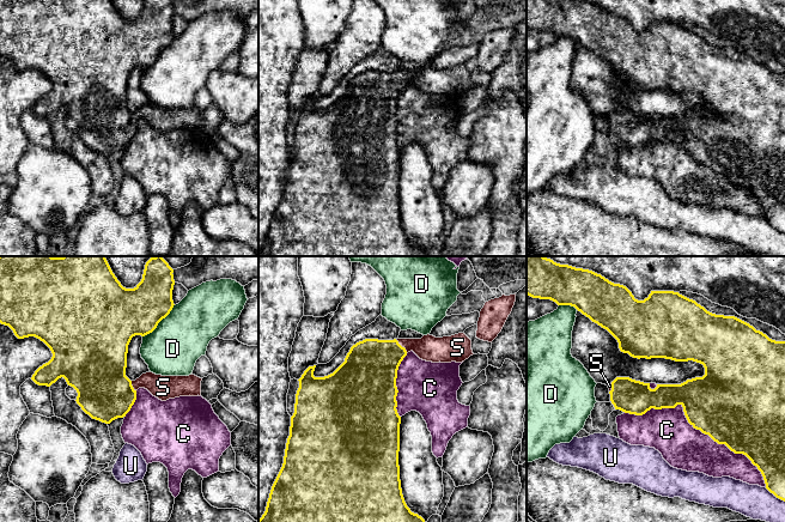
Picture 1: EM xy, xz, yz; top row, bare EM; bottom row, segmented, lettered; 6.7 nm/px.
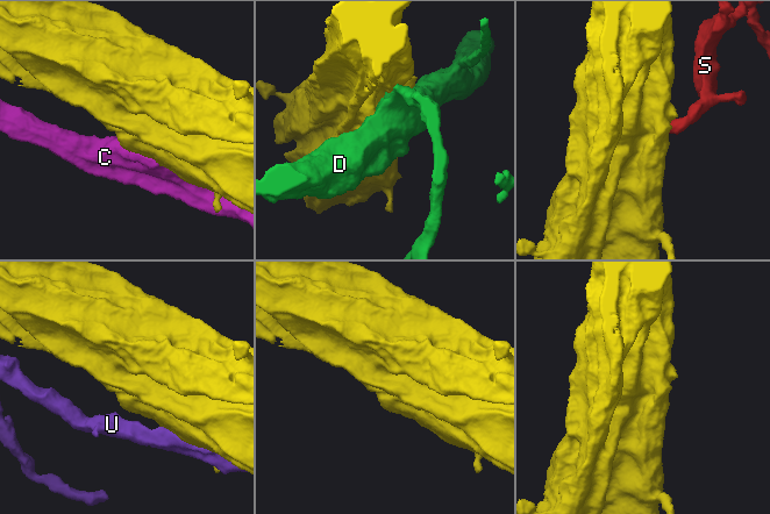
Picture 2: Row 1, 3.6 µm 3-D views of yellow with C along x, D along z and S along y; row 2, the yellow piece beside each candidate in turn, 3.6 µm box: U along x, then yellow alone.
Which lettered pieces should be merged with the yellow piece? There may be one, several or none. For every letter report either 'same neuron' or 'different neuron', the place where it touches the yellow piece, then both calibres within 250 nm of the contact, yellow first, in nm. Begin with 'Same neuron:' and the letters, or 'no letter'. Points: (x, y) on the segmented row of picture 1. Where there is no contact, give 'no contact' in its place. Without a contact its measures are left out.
Same neuron: S
C: different neuron; meets yellow in yz at (695, 428); 480 nm thick on the yellow side, 300 nm on the other
D: different neuron; meets yellow in xy at (159, 321); 340 nm thick on the yellow side, 360 nm on the other
S: same neuron; meets yellow in xz at (401, 346); 360 nm thick on the yellow side, 170 nm on the other
U: different neuron; meets yellow in yz at (774, 495); 200 nm thick on the yellow side, 220 nm on the other

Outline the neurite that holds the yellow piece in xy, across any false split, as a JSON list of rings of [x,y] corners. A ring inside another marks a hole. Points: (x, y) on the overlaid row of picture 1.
[[[0,256],[0,323],[8,326],[18,339],[35,336],[43,341],[50,348],[53,353],[51,359],[39,366],[31,377],[31,380],[36,384],[50,387],[59,378],[63,377],[67,384],[77,390],[78,396],[75,401],[81,407],[81,409],[92,419],[110,424],[117,418],[126,417],[126,414],[130,411],[132,406],[136,400],[136,390],[139,388],[147,389],[153,396],[158,397],[162,401],[179,396],[201,395],[202,378],[193,374],[189,376],[162,376],[150,371],[142,374],[135,381],[130,381],[126,376],[128,345],[132,338],[135,335],[145,336],[152,333],[157,328],[158,323],[170,314],[175,305],[172,301],[172,290],[175,285],[172,273],[174,269],[162,256],[154,256],[146,262],[141,281],[134,289],[126,289],[121,285],[121,283],[112,273],[105,256]]]

